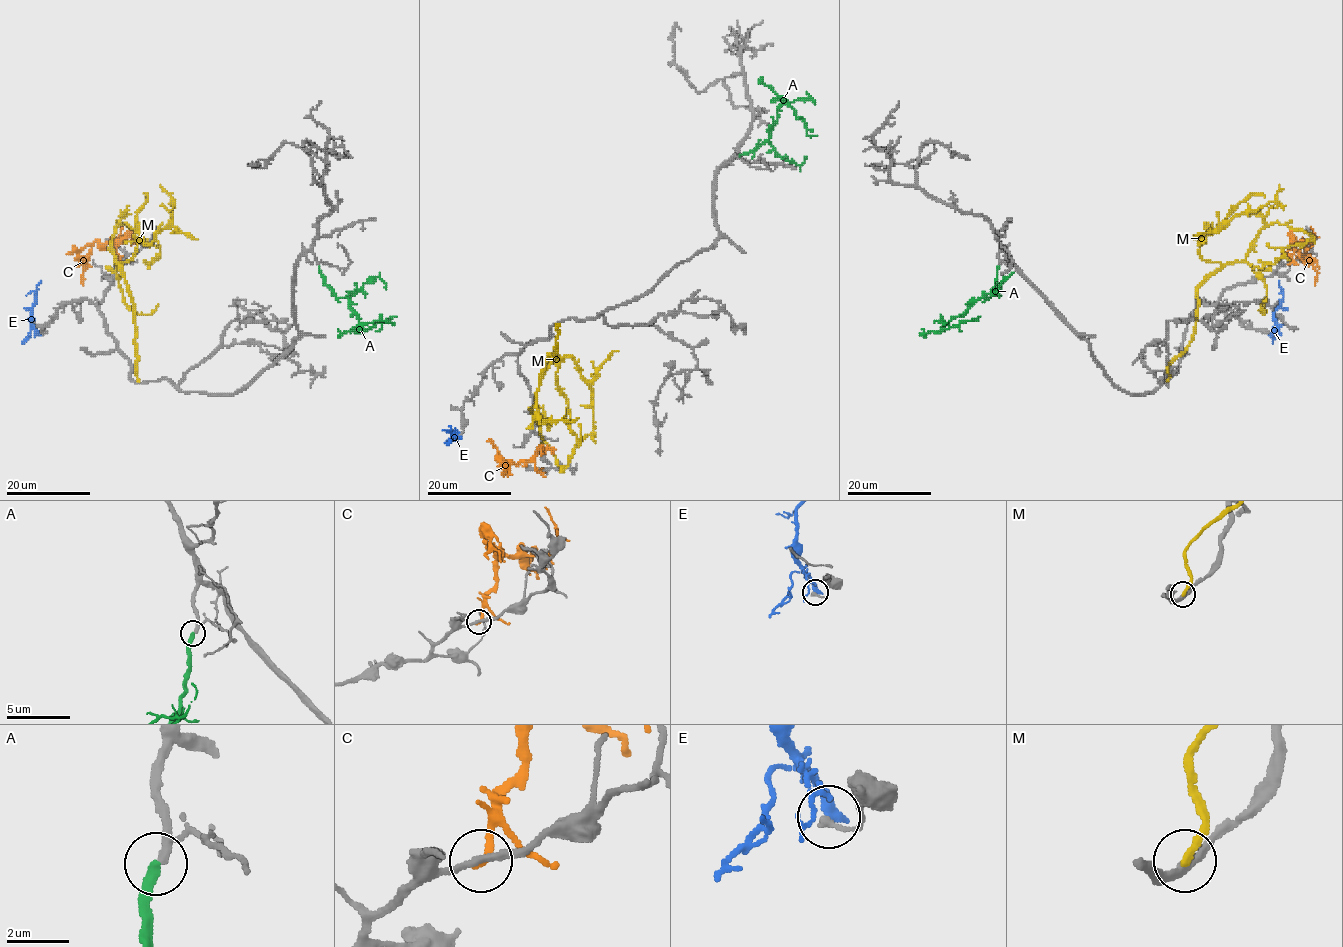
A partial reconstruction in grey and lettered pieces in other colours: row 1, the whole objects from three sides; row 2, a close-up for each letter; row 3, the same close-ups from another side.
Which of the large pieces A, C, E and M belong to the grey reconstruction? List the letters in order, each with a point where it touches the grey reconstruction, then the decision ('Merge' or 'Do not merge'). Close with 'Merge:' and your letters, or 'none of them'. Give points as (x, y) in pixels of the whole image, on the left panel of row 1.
A: Touches grey at (319, 266). Merge
C: Touches grey at (121, 264). Do not merge
E: Touches grey at (38, 334). Do not merge
M: Touches grey at (138, 381). Do not merge
Merge: A

